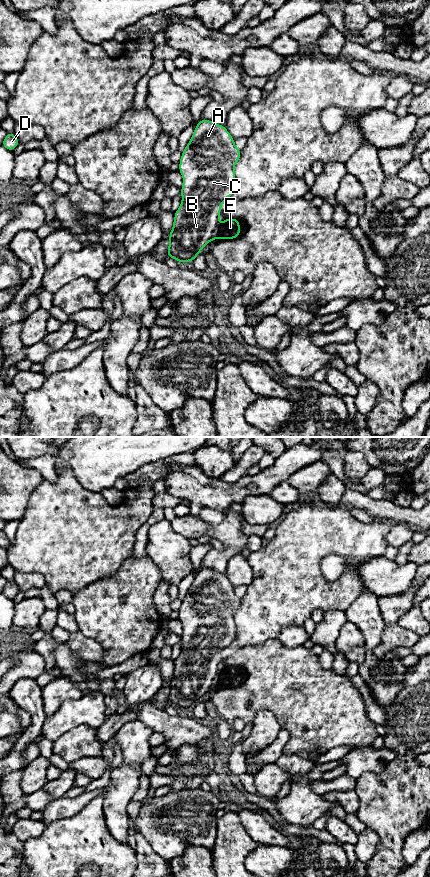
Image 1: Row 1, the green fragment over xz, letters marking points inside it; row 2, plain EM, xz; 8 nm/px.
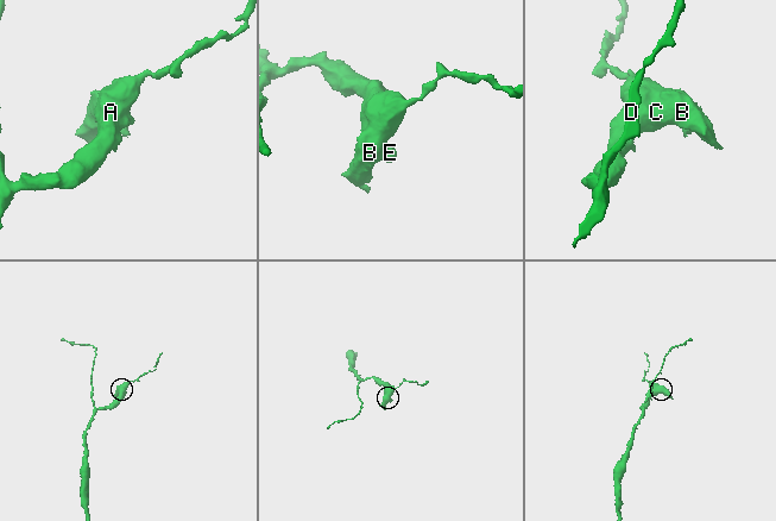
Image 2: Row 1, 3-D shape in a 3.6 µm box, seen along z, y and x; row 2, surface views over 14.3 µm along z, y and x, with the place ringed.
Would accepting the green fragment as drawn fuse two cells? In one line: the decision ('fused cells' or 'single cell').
fused cells

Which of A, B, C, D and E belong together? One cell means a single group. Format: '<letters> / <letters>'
A B C D / E

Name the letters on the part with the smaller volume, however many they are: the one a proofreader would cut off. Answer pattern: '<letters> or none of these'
E

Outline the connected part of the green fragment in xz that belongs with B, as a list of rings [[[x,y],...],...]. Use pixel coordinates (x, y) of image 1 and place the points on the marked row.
[[[205,119],[198,122],[179,162],[179,172],[183,176],[182,203],[174,212],[175,219],[169,234],[167,257],[179,263],[193,262],[203,247],[216,239],[220,206],[233,194],[234,166],[240,157],[241,150],[235,146],[234,138],[225,126]]]

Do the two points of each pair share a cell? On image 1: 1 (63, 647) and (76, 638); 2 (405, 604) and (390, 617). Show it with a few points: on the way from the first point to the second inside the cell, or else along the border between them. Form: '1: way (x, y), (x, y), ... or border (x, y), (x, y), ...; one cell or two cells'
1: border (67, 642), (68, 646), (83, 659); two cells
2: way (401, 608), (394, 613); one cell

